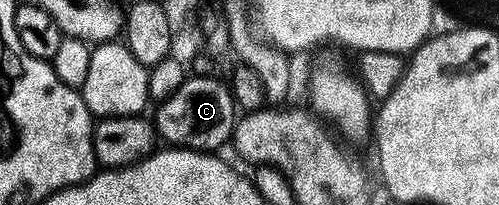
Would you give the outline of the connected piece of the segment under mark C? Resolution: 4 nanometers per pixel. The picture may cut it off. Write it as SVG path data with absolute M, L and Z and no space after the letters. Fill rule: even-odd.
M215 76L188 77L181 84L181 88L177 88L177 92L173 92L173 96L162 99L156 106L159 107L155 110L153 125L158 137L162 139L162 141L164 138L164 140L167 141L164 143L170 144L172 147L215 152L218 151L218 146L223 146L226 142L228 145L228 143L232 141L237 121L237 107L235 105L234 96L231 94L226 81L218 82Z

